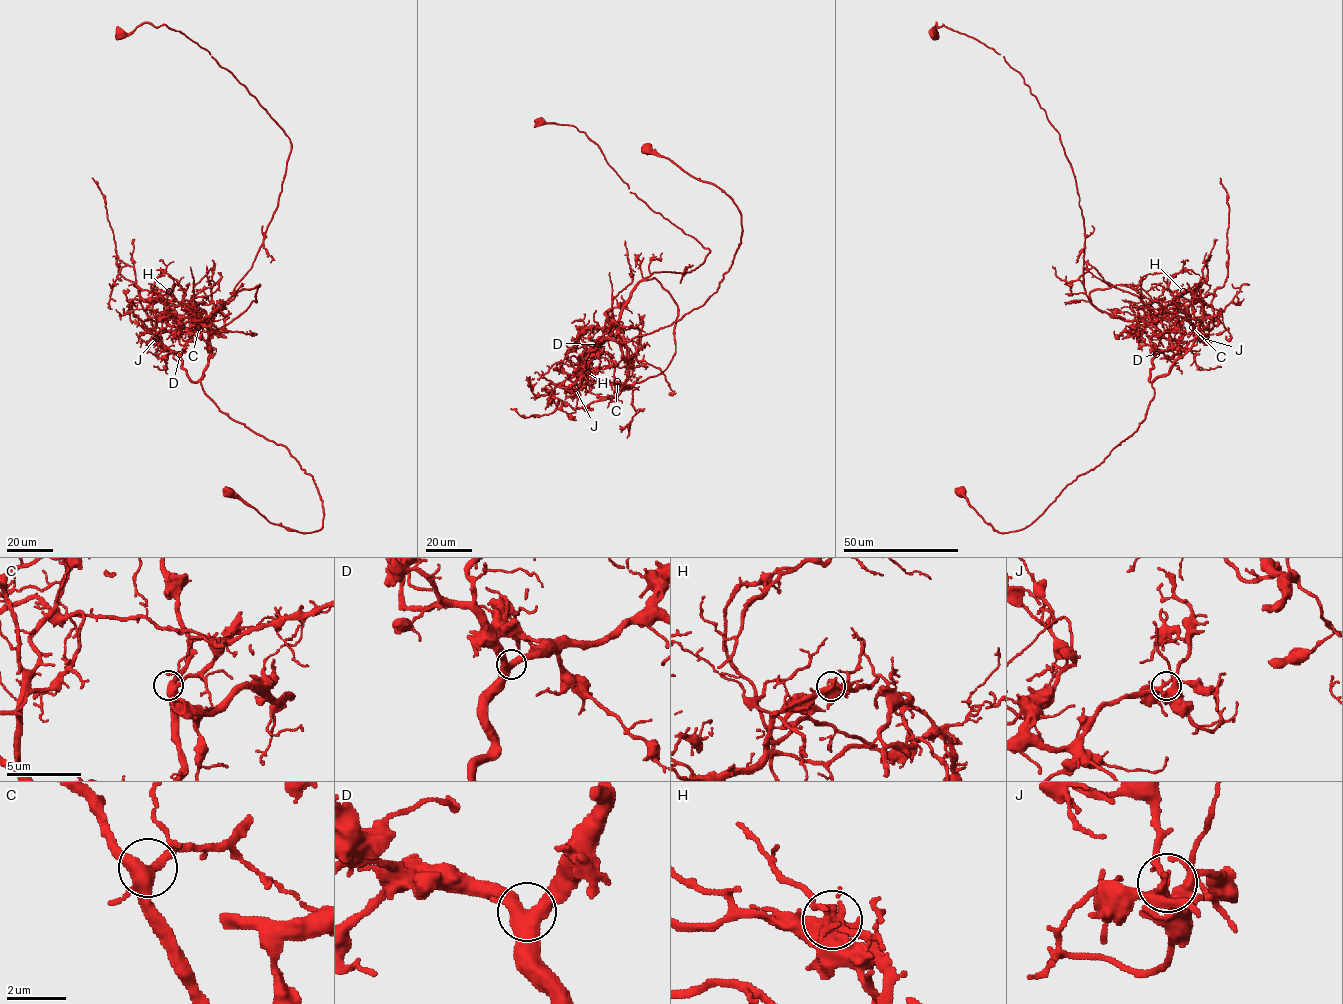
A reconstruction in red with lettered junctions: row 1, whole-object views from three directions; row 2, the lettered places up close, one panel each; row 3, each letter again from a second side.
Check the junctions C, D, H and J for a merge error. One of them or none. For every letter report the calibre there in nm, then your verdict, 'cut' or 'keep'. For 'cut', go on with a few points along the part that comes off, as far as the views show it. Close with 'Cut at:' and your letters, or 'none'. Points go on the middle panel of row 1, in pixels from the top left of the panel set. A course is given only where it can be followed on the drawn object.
C: 400 nm | keep
D: 460 nm | keep
H: 480 nm | cut | (587, 372), (634, 287), (653, 272), (694, 270), (710, 250), (630, 192), (583, 132), (566, 124), (534, 127)
J: 240 nm | keep
Cut at: H

